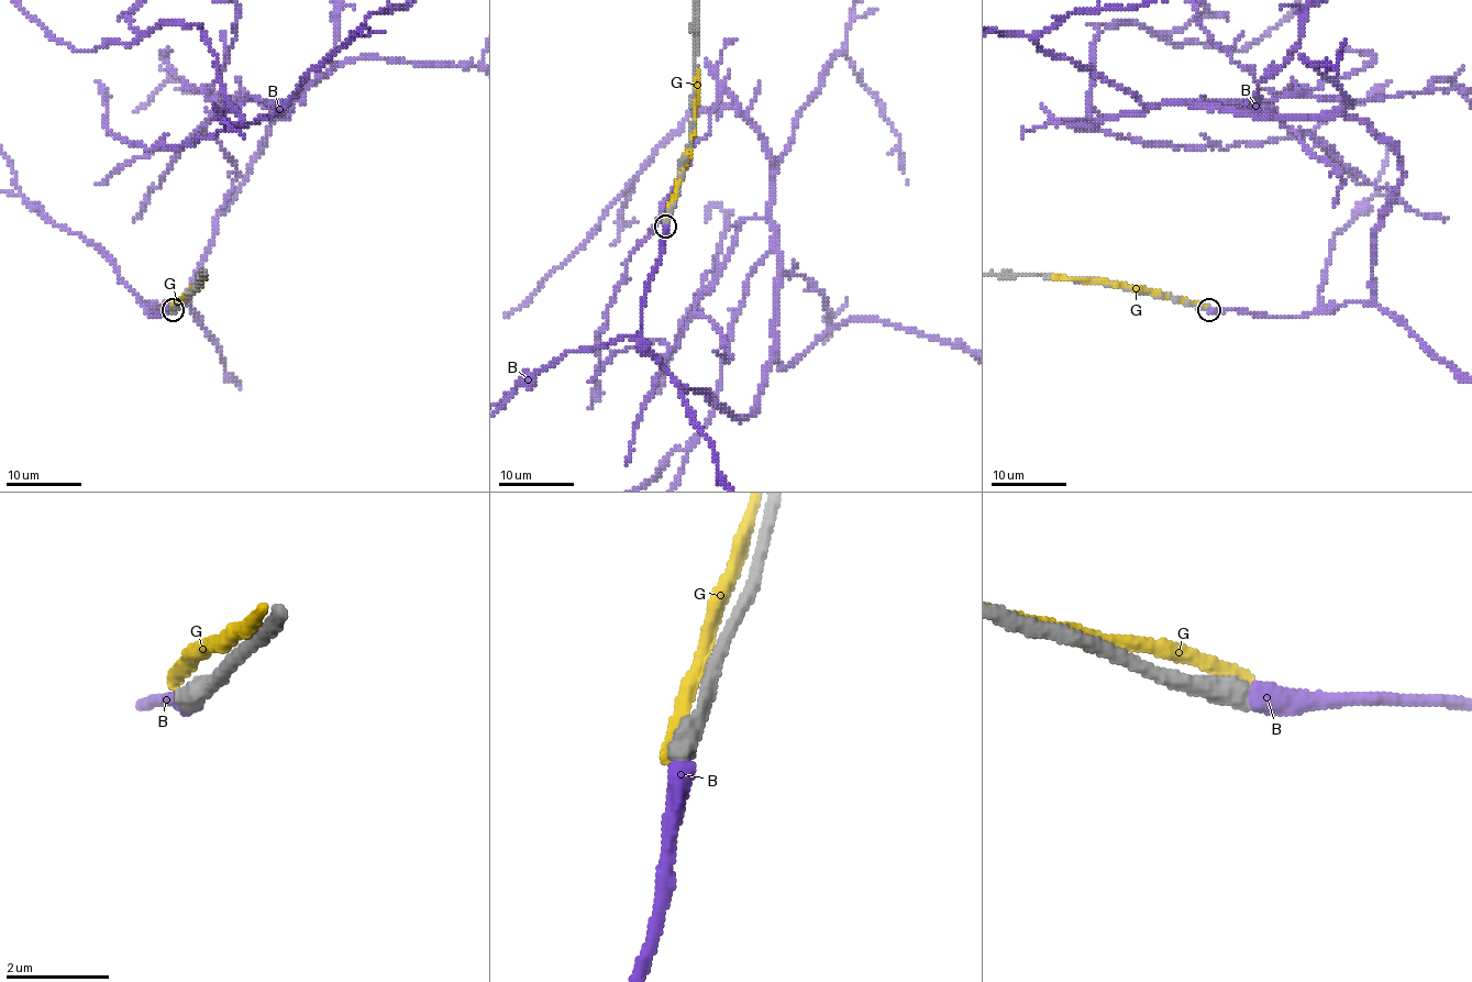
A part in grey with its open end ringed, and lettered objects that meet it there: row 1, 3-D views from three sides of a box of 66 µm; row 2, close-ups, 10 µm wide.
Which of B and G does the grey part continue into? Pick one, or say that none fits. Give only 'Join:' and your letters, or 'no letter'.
Join: B

